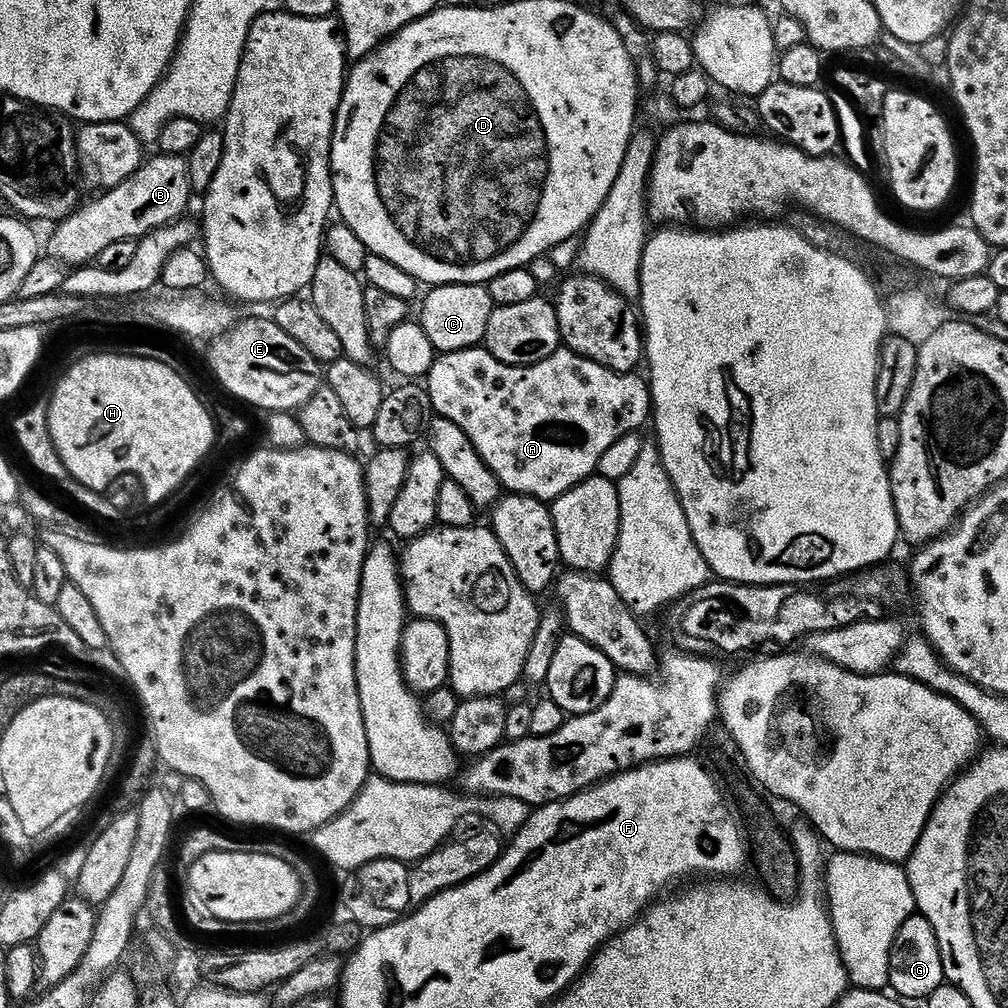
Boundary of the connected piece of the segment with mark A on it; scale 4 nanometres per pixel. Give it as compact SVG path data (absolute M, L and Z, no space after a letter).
M483 346L437 355L436 360L432 363L432 369L426 377L426 400L430 408L432 403L433 413L436 416L444 416L450 422L454 422L454 426L458 426L466 434L466 438L470 438L474 450L478 450L478 454L486 462L486 466L498 478L501 489L518 496L532 496L535 500L545 502L557 500L571 488L577 488L583 480L589 479L596 472L598 462L602 462L602 454L606 454L607 448L614 446L614 442L618 442L618 438L622 438L626 434L640 432L647 420L649 423L654 412L652 389L649 381L643 375L615 372L598 362L580 356L577 352L571 352L570 349L563 346L554 354L550 354L550 358L523 366L506 364L504 361L494 358Z

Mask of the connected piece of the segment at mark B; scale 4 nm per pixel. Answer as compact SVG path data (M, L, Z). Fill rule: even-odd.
M156 154L153 160L152 157L145 159L140 168L134 174L130 174L130 178L126 178L126 182L122 182L116 188L109 188L103 194L97 196L100 197L97 200L90 201L85 208L84 205L77 207L72 215L59 221L53 227L56 229L53 230L48 244L46 240L47 255L69 269L88 266L99 261L102 250L106 250L106 246L111 246L114 242L122 242L123 240L139 241L141 238L150 235L154 230L165 228L167 224L174 224L181 219L187 213L184 211L188 208L188 199L193 199L194 196L187 159L182 156Z

